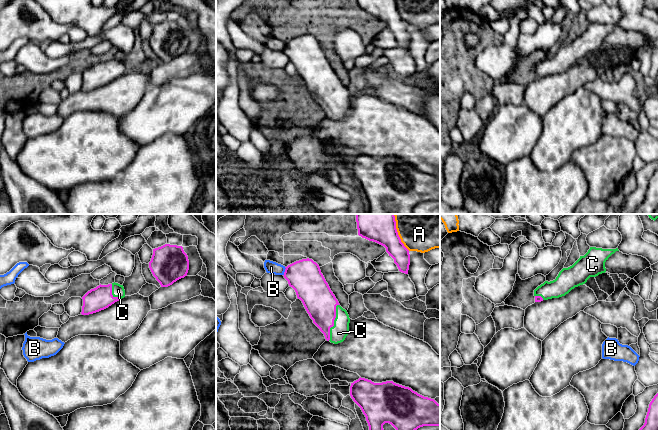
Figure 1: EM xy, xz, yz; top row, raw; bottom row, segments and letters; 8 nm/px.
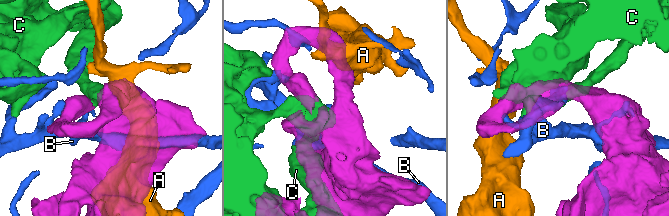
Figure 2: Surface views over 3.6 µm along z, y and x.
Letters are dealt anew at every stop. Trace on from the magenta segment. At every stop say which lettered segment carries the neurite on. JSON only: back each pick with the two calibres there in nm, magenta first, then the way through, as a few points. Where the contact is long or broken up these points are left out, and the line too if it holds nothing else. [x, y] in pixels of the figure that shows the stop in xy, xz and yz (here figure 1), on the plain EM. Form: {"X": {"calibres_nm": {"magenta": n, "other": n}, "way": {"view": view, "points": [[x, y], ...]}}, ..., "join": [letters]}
{"C": {"calibres_nm": {"magenta": 260, "other": 140}}, "join": ["C"]}

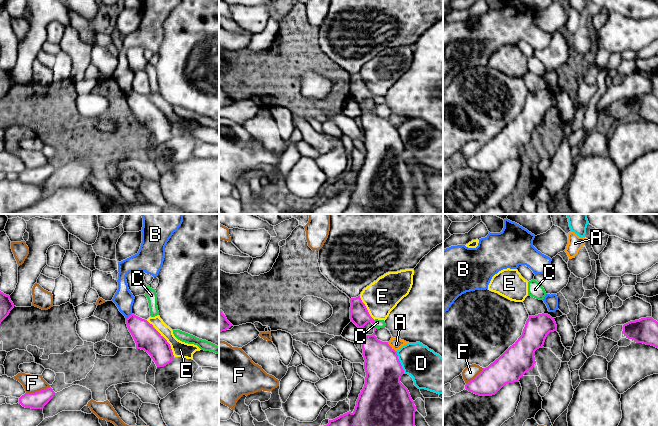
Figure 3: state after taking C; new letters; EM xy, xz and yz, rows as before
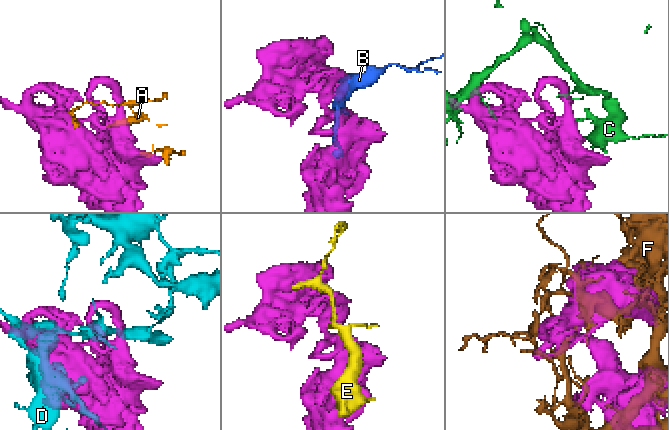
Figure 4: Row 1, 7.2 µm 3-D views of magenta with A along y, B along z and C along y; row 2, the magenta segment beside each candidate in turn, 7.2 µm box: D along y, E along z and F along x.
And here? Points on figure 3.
{"join": []}

